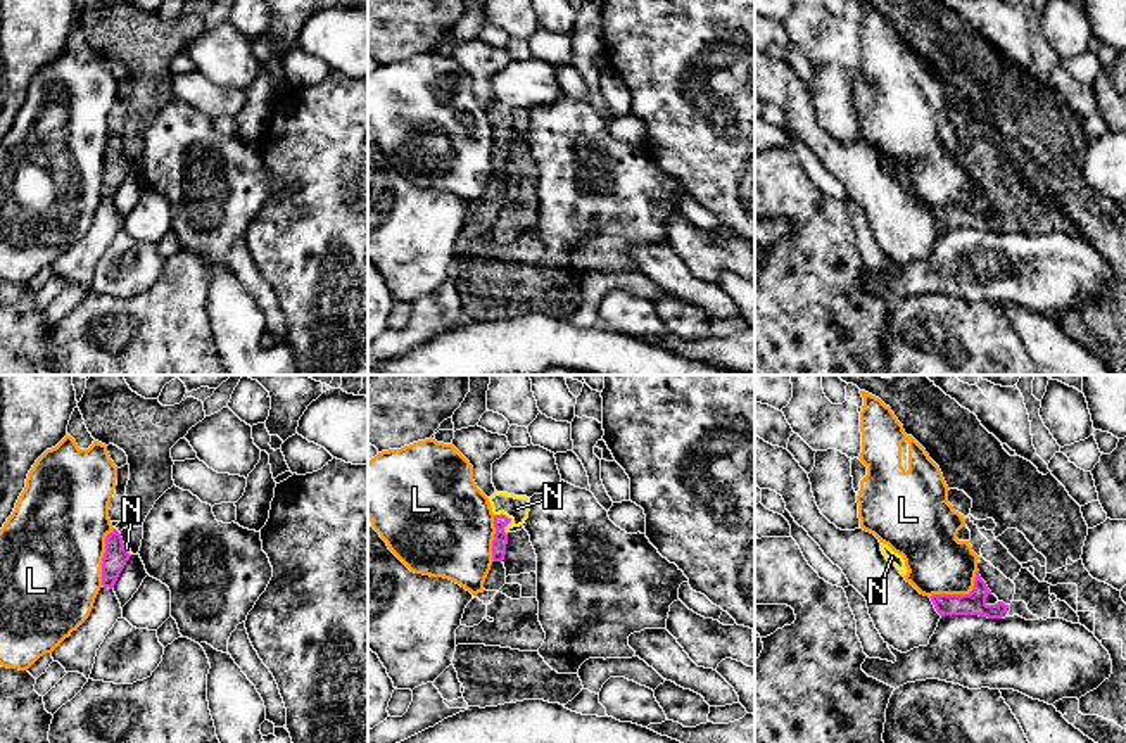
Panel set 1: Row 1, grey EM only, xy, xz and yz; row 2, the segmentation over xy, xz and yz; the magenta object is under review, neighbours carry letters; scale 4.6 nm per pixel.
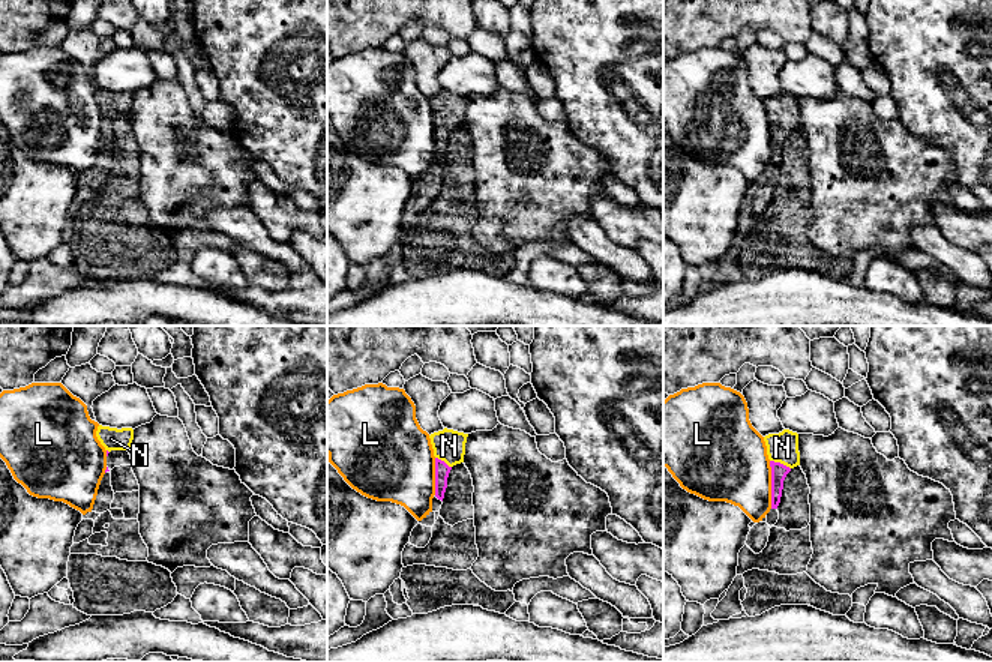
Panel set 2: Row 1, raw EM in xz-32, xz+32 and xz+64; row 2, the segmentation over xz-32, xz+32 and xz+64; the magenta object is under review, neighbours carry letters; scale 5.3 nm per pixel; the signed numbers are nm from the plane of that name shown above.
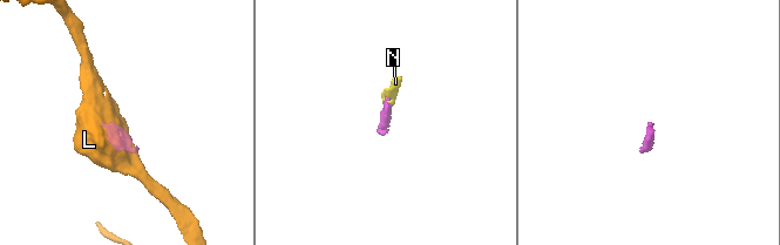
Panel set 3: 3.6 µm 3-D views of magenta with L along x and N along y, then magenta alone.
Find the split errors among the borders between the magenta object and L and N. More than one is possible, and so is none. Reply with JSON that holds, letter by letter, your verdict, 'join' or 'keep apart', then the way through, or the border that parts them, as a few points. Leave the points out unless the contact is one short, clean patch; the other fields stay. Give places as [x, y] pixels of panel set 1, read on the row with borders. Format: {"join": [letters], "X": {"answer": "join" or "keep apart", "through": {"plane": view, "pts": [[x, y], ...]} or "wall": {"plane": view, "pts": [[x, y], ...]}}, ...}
{"join": ["N"], "L": {"answer": "keep apart"}, "N": {"answer": "join", "through": {"plane": "xz", "pts": [[501, 520], [510, 520], [517, 508]]}}}

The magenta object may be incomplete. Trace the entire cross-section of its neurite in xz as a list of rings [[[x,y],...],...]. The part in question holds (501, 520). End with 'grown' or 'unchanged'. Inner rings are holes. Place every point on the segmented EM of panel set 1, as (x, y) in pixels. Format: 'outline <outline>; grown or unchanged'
outline [[[494,492],[489,498],[494,513],[494,541],[492,541],[492,565],[485,577],[485,591],[499,591],[506,584],[504,555],[508,544],[508,530],[520,527],[528,518],[530,498],[515,496],[508,492]]]; grown

